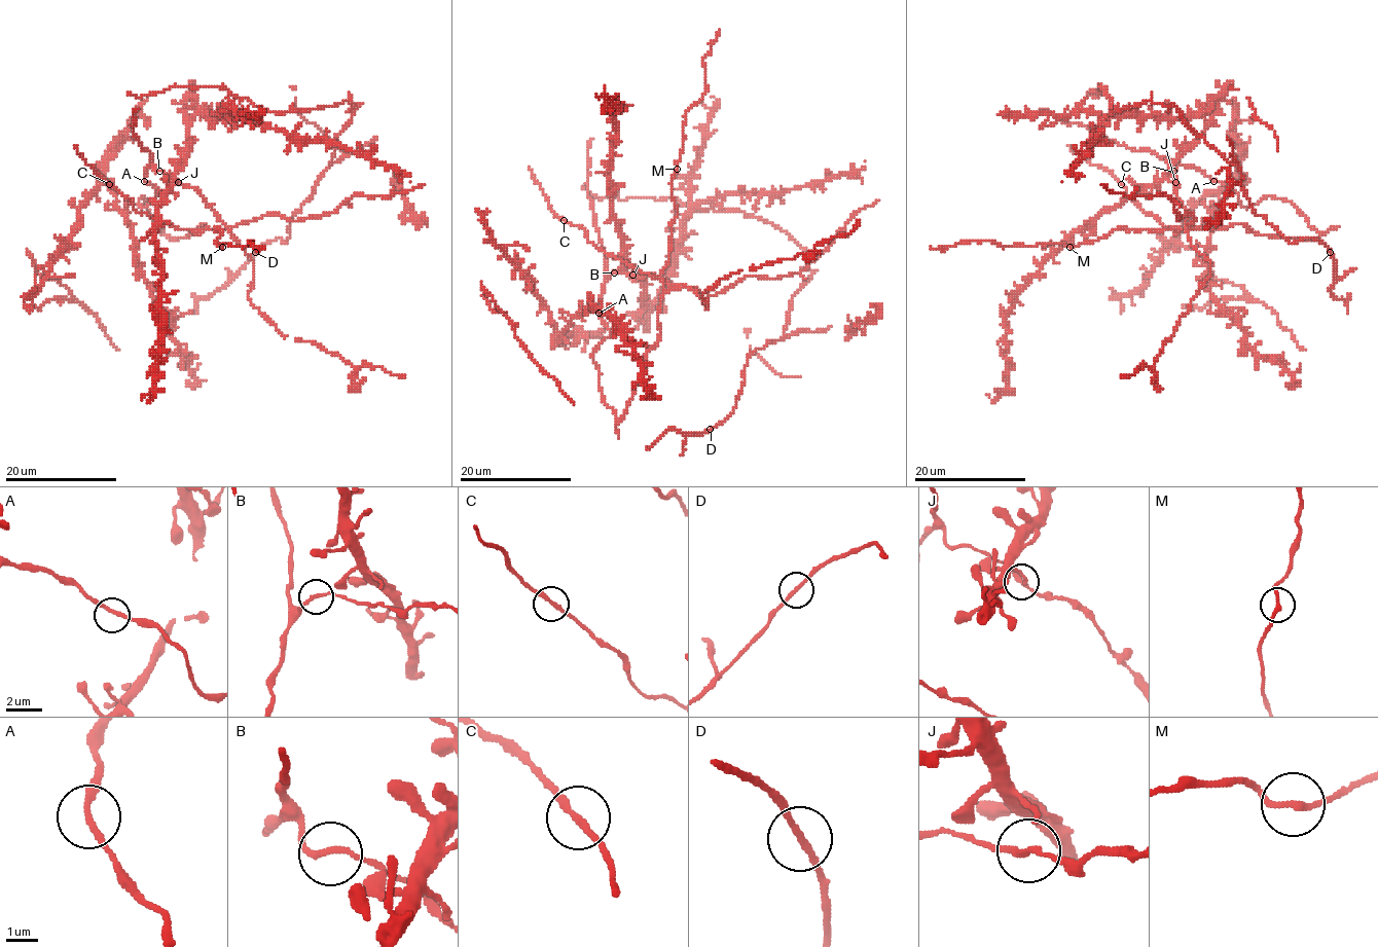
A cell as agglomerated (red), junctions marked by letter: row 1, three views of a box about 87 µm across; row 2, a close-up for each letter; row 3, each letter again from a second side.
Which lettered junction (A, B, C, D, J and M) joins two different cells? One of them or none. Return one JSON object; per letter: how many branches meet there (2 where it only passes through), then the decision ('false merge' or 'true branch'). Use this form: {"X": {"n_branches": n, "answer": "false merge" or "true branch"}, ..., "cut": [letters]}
{"A": {"n_branches": 2, "answer": "true branch"}, "B": {"n_branches": 2, "answer": "true branch"}, "C": {"n_branches": 2, "answer": "true branch"}, "D": {"n_branches": 2, "answer": "true branch"}, "J": {"n_branches": 2, "answer": "true branch"}, "M": {"n_branches": 2, "answer": "true branch"}, "cut": []}

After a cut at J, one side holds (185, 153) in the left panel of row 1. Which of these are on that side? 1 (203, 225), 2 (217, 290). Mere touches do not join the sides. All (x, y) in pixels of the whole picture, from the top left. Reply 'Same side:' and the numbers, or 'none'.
Same side: 1, 2

